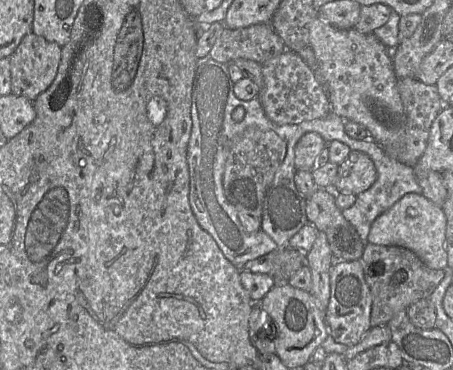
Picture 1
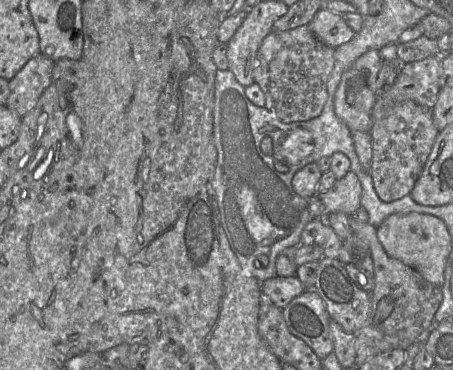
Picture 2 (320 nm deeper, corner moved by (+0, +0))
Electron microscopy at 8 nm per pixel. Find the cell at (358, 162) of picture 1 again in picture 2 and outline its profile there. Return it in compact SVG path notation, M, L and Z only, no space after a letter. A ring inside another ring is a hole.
M353 171L336 180L334 185L324 192L316 192L308 199L312 218L326 219L334 212L351 215L361 207L362 186Z

